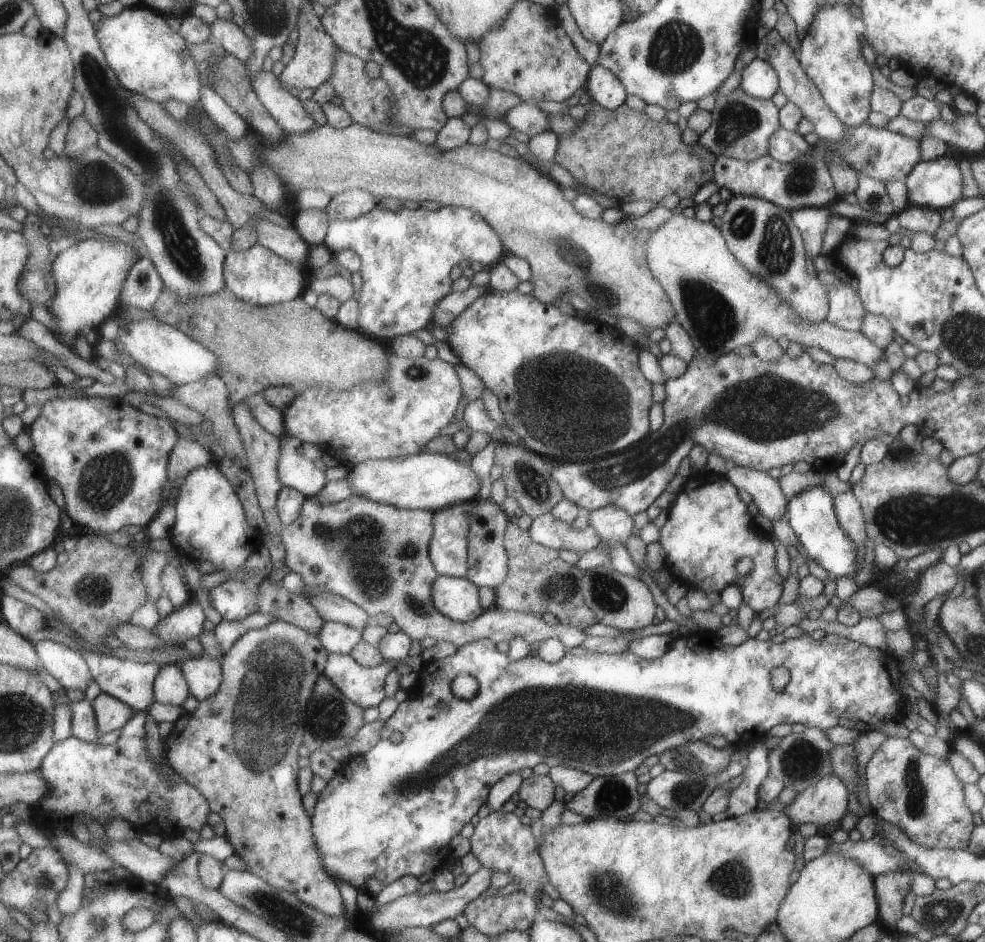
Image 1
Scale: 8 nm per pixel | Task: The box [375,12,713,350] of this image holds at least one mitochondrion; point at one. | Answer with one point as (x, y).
(676, 47)

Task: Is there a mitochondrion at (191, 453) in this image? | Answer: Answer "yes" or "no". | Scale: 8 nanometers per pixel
no

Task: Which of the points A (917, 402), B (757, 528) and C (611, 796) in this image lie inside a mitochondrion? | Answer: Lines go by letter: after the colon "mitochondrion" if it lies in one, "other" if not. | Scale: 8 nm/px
A: other
B: other
C: mitochondrion

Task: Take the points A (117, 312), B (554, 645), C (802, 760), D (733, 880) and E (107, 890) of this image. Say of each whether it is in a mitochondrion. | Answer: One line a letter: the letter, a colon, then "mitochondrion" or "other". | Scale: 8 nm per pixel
A: other
B: other
C: mitochondrion
D: mitochondrion
E: other

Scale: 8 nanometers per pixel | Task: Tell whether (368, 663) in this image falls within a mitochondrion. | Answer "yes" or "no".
no

